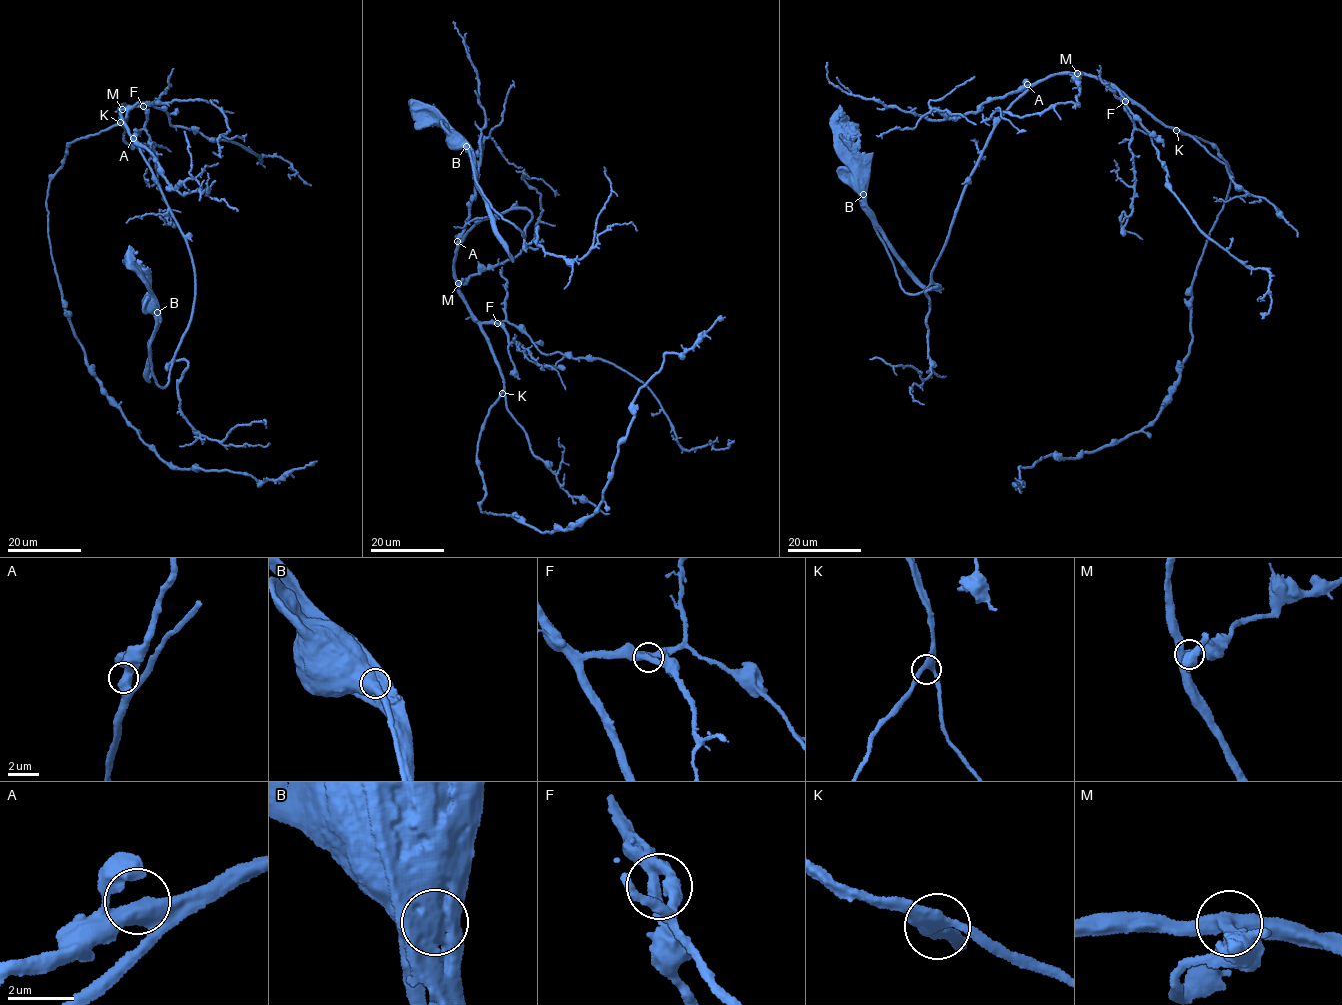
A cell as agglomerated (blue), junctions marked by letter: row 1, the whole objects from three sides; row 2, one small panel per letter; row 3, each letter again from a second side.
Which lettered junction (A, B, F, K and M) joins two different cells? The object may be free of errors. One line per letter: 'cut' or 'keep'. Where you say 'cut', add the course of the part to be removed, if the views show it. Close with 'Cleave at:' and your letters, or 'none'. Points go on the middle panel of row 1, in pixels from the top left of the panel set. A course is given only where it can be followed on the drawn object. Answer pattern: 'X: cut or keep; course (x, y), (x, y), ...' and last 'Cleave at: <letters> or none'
A: keep
B: cut; course (466, 146), (498, 239), (513, 262)
F: keep
K: keep
M: keep
Cleave at: B

